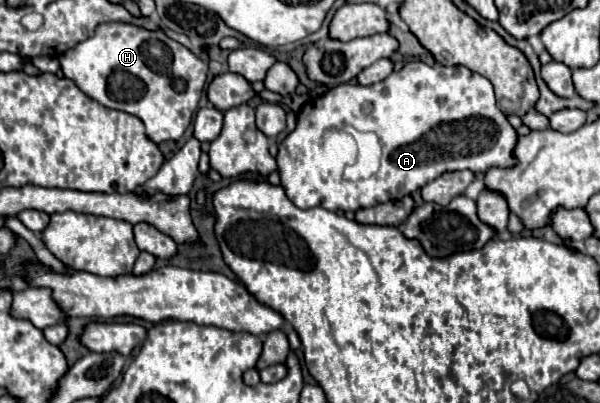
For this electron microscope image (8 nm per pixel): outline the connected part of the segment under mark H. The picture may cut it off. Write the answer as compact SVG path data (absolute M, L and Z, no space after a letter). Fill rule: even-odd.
M111 22L97 26L95 36L87 38L85 42L77 44L69 52L59 56L61 70L67 78L75 80L75 84L93 100L99 104L127 112L131 116L137 116L147 126L147 138L155 144L161 144L165 140L177 140L183 136L185 128L191 122L193 112L197 110L201 90L207 82L207 64L195 56L191 50L187 50L183 44L171 40L163 32L147 32L141 28L135 28L131 24Z

